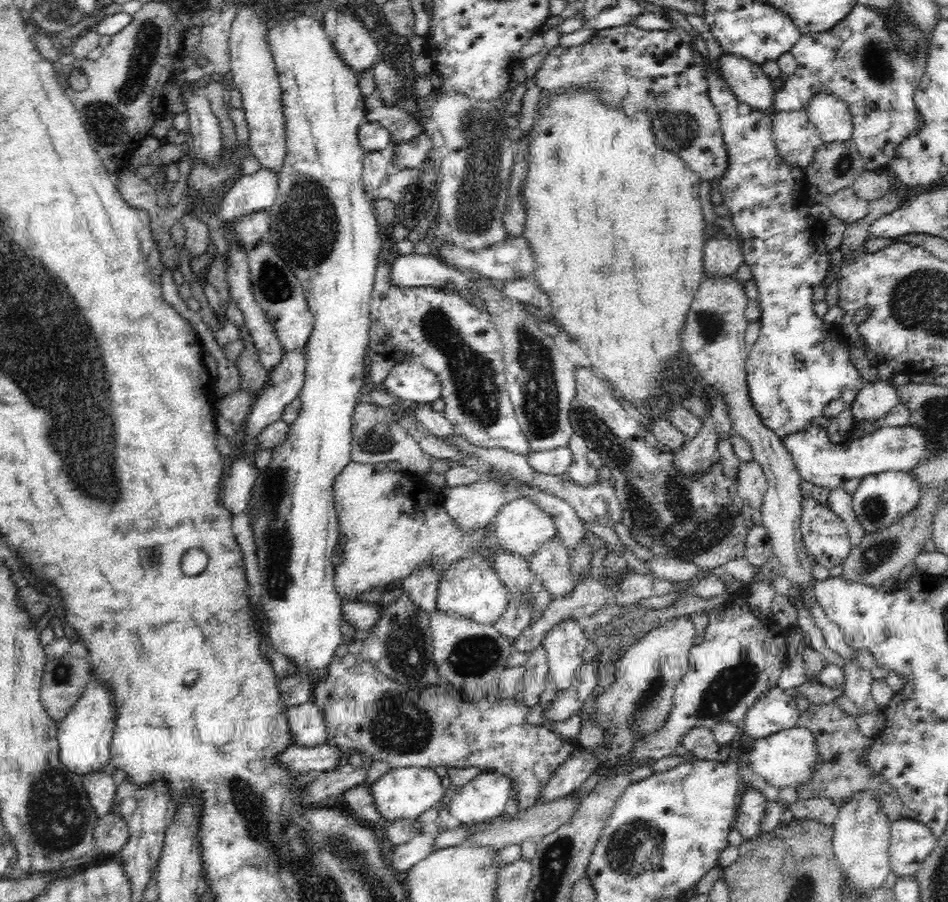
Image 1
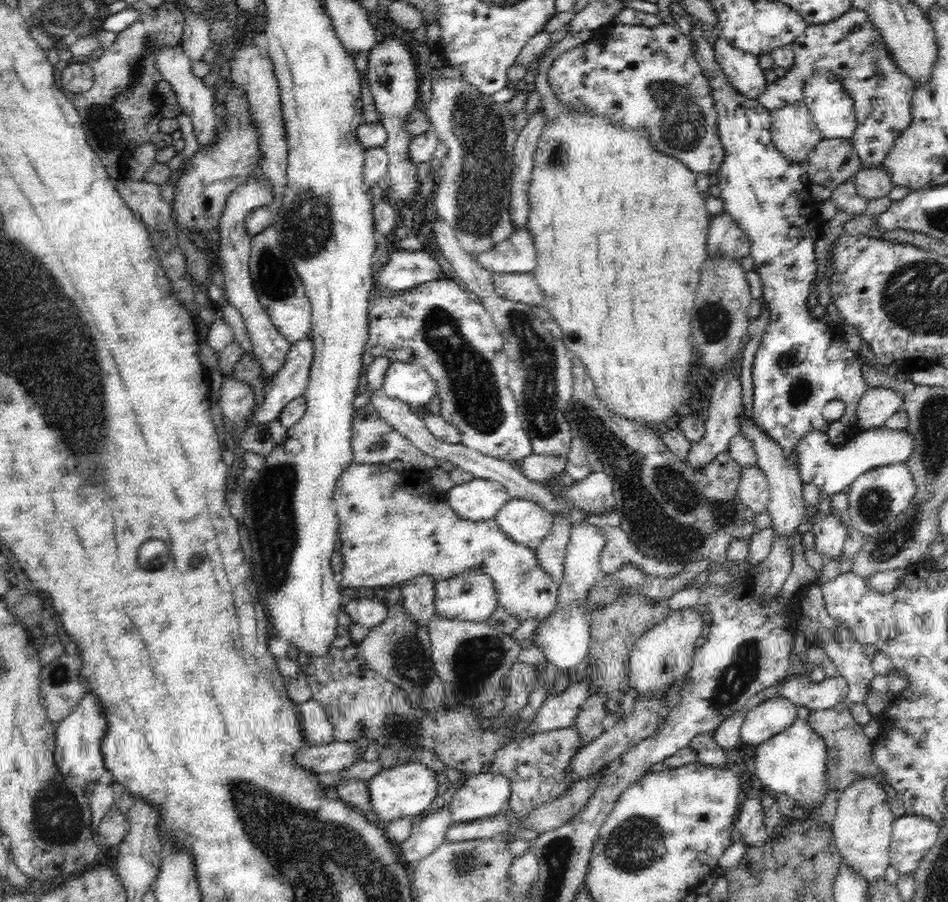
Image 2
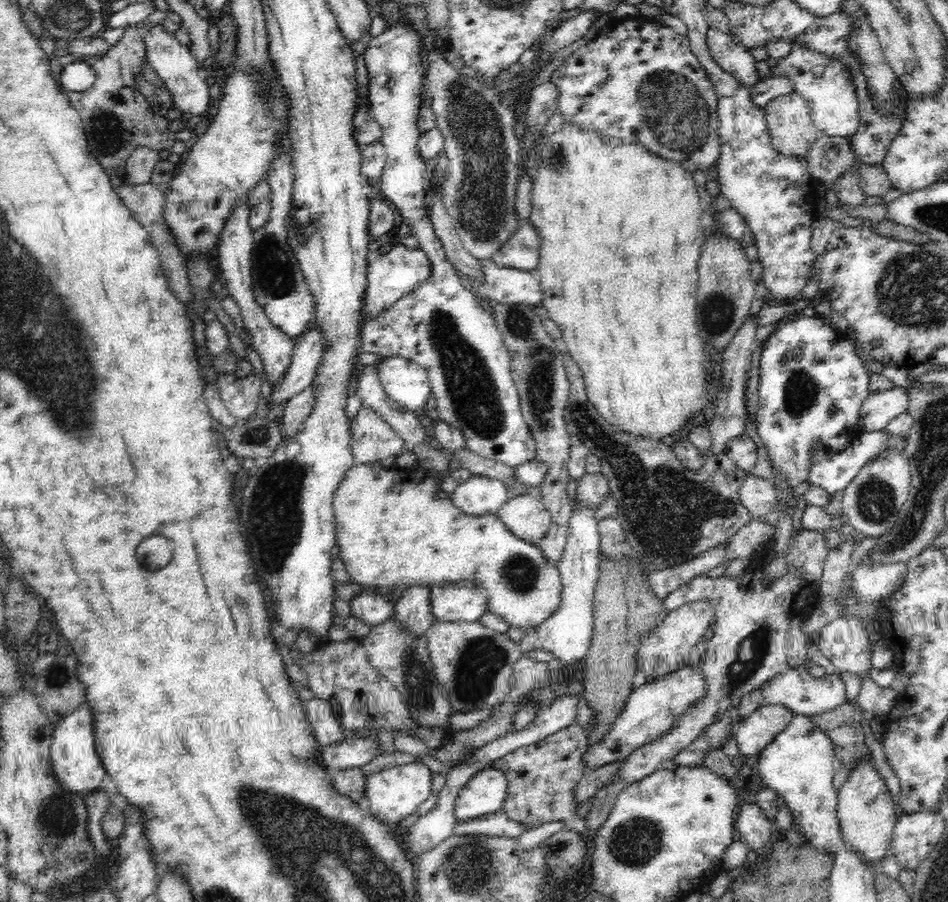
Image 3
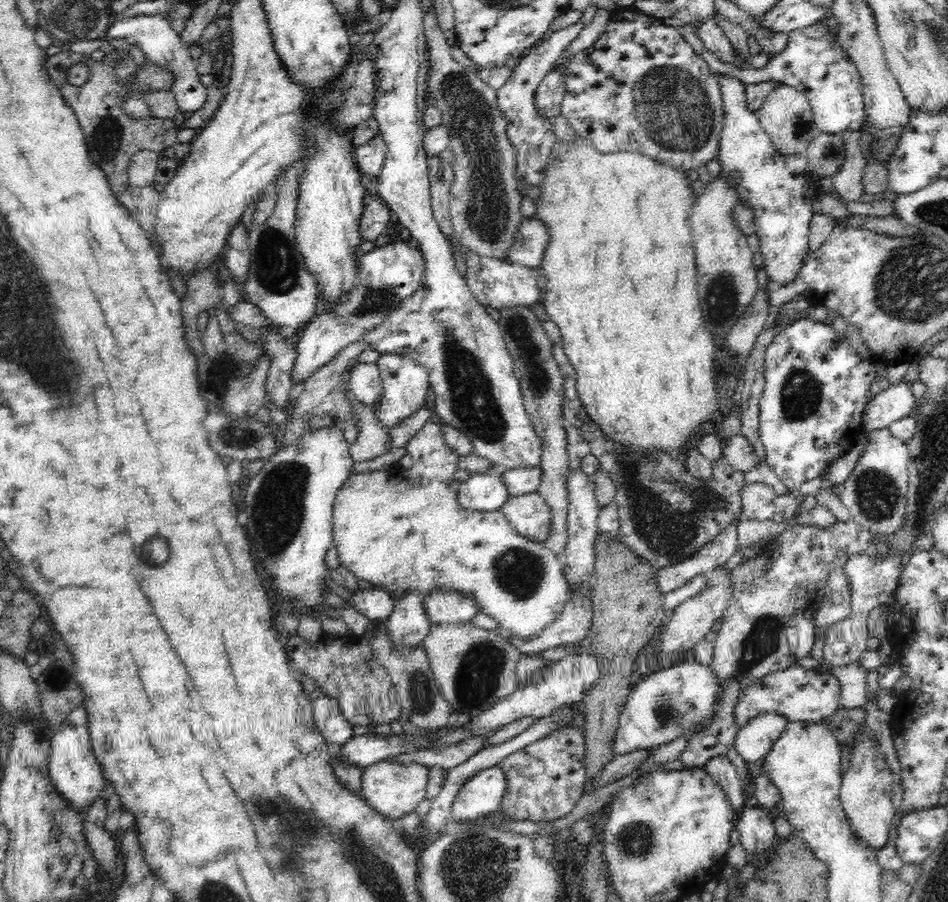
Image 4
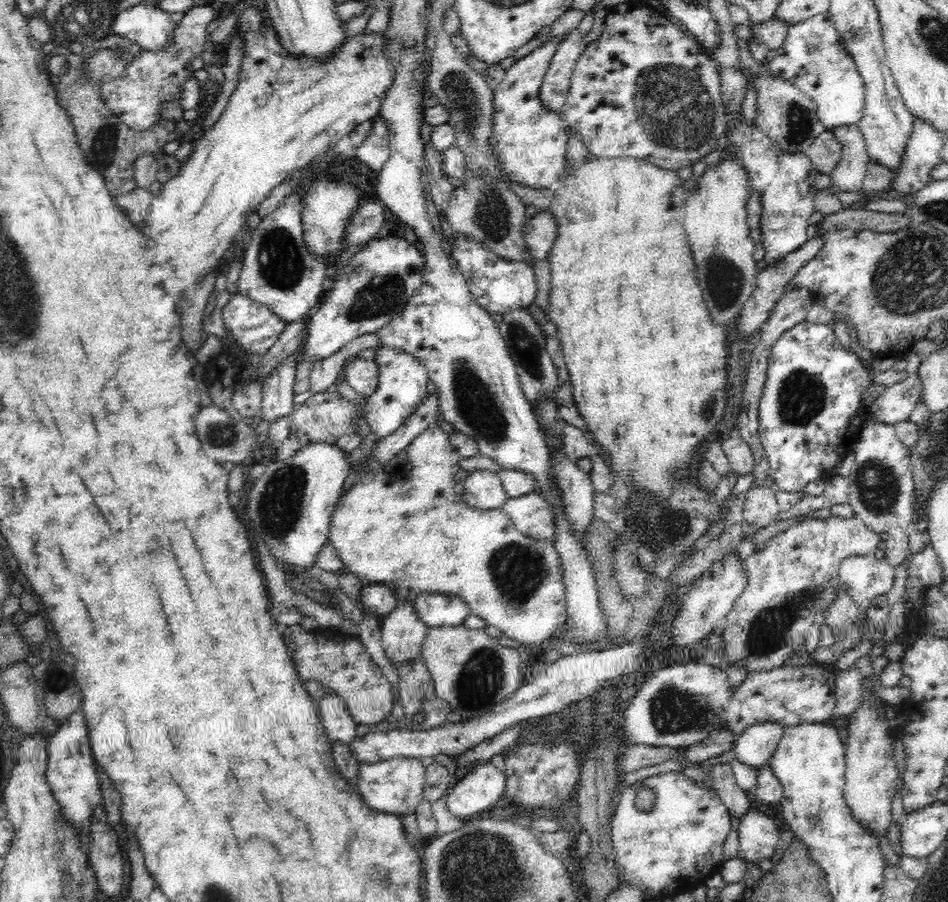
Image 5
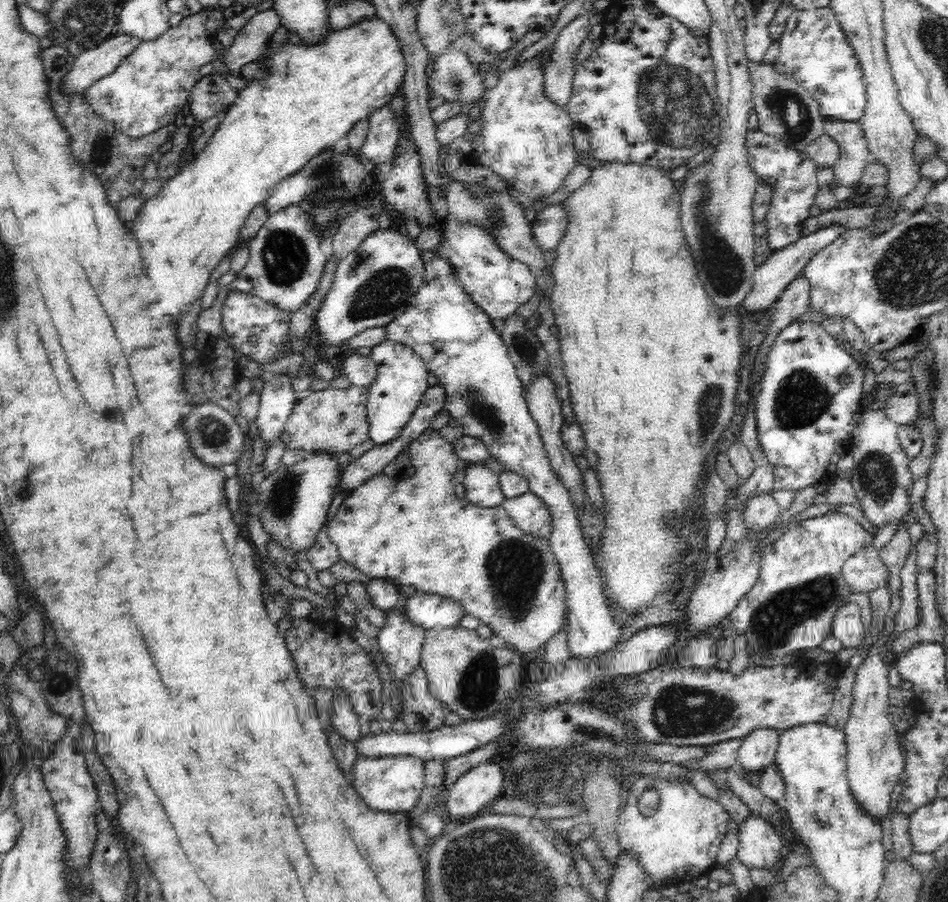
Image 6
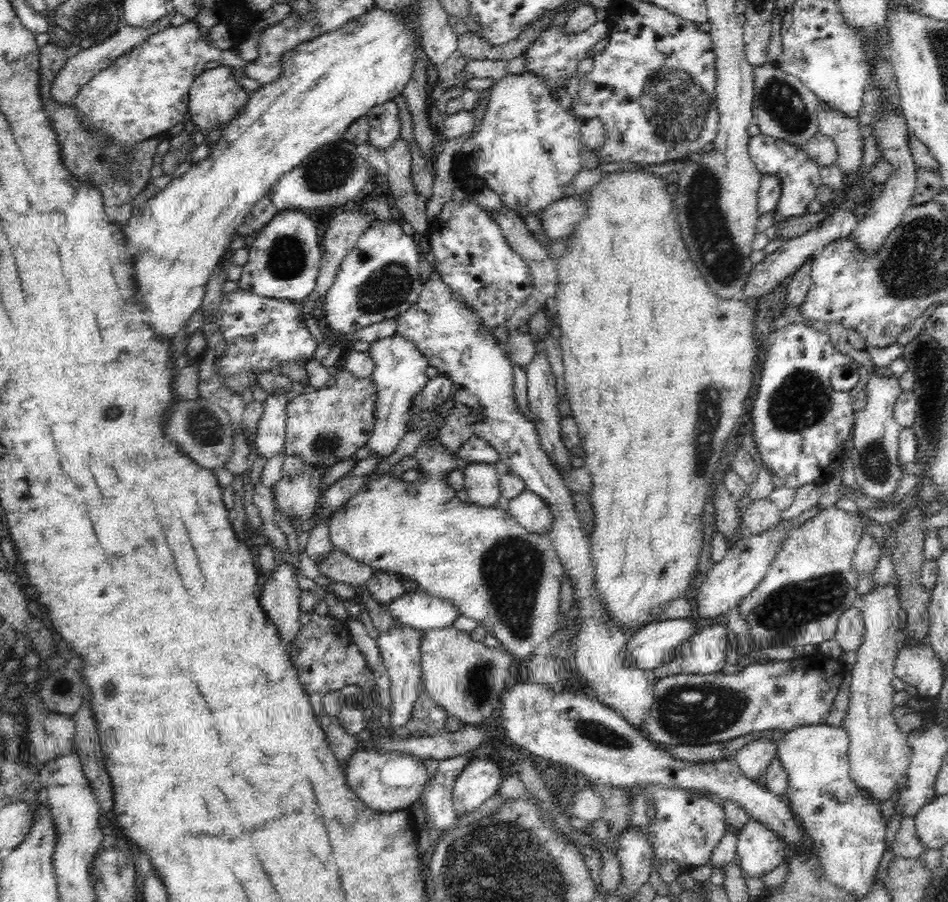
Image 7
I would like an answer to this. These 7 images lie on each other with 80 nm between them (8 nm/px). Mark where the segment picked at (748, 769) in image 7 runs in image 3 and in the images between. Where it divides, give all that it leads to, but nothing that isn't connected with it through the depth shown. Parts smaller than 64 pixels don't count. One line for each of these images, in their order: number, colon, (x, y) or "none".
3: (758, 730)
4: (754, 740)
5: (755, 746)
6: (757, 751)

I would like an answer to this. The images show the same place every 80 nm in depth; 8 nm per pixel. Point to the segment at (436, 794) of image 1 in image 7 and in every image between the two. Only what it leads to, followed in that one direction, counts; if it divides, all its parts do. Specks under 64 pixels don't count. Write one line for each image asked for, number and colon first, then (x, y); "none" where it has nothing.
2: (405, 790)
3: (393, 793)
4: (393, 789)
5: (394, 786)
6: (393, 784)
7: (386, 782)

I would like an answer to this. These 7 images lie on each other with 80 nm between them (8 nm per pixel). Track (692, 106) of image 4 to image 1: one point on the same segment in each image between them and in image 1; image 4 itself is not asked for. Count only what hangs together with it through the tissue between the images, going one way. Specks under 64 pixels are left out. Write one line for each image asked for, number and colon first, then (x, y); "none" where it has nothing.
1: (639, 71)
2: (639, 77)
3: (638, 82)

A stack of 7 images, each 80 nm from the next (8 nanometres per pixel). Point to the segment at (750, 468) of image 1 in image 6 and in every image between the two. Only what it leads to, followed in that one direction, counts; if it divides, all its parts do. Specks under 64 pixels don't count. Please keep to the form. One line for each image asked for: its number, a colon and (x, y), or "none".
2: (752, 490)
3: (758, 495)
4: (757, 499)
5: (760, 509)
6: (761, 511)

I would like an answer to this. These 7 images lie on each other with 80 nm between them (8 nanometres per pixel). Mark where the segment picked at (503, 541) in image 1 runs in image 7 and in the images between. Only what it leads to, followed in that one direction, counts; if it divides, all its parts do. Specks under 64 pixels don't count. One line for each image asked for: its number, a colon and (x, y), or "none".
2: (526, 522)
3: (525, 515)
4: (529, 514)
5: (531, 514)
6: (528, 511)
7: (529, 509)

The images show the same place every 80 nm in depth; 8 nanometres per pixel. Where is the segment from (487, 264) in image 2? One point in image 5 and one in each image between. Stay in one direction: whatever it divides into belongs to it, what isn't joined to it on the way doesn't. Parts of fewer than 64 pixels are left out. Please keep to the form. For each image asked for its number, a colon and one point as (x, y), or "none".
3: (522, 252)
4: (532, 238)
5: (541, 231)

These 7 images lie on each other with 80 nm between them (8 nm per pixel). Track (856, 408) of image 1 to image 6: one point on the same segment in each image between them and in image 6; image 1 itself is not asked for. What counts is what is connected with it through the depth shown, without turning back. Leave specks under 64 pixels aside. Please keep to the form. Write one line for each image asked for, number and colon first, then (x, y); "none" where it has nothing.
2: (877, 405)
3: (879, 408)
4: (897, 401)
5: (895, 405)
6: (902, 408)

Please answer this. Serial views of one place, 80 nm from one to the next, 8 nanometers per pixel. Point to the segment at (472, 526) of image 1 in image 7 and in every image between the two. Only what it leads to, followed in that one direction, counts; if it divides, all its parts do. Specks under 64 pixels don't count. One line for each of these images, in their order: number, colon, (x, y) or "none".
2: (479, 499)
3: (479, 495)
4: (481, 492)
5: (482, 489)
6: (482, 489)
7: (481, 481)

